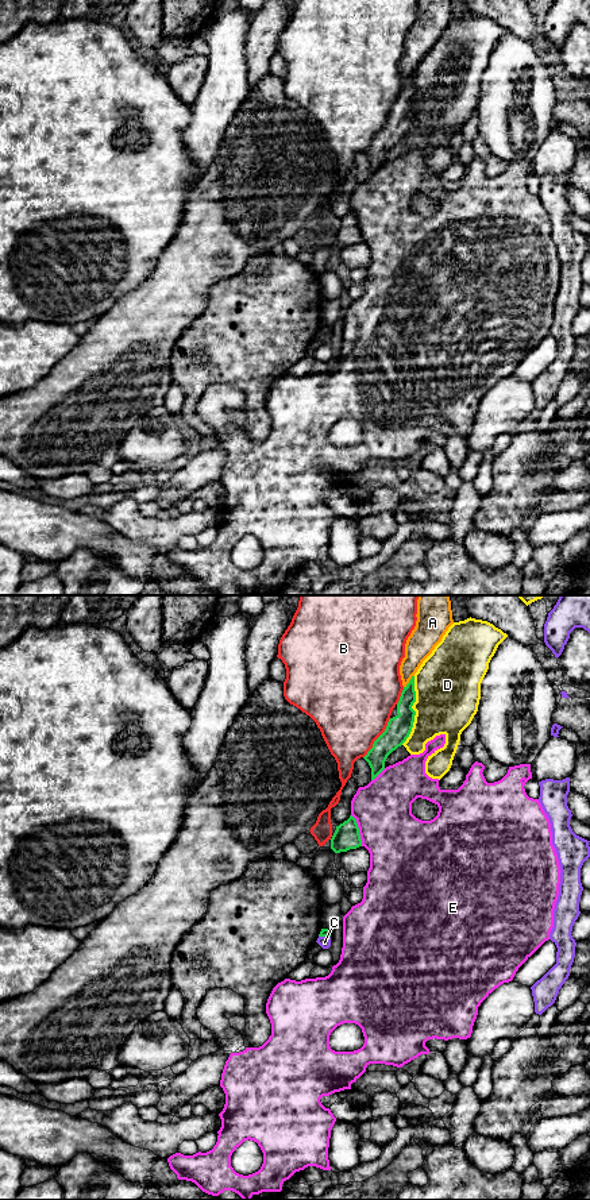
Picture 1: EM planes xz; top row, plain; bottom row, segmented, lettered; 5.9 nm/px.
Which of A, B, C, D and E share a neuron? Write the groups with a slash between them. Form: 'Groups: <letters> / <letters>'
Groups: A / B / C / D / E

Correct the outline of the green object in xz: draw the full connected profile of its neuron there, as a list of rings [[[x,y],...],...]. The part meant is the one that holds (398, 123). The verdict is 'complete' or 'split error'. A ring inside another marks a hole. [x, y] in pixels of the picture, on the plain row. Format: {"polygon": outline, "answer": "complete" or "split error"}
{"polygon": [[[412,72],[401,88],[397,99],[397,111],[389,115],[385,127],[374,136],[373,143],[363,153],[371,163],[371,175],[385,165],[387,151],[409,132],[416,111],[412,104],[414,97],[414,72]]], "answer": "complete"}

